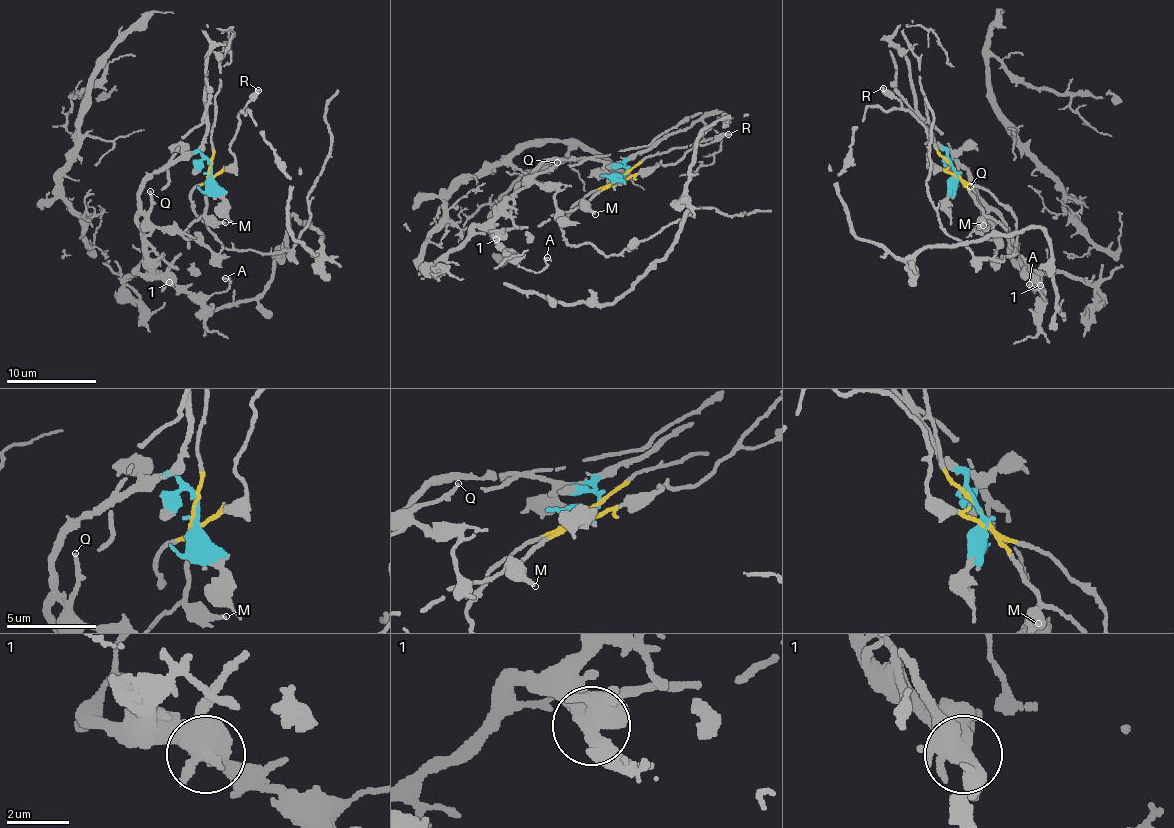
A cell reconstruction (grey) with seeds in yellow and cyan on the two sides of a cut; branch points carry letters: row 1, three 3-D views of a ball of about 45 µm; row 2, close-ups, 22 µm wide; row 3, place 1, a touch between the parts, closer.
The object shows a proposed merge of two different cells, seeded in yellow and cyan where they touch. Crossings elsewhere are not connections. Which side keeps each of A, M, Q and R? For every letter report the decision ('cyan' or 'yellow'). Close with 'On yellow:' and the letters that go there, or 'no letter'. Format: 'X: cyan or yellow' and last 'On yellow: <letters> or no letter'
A: cyan
M: yellow
Q: cyan
R: yellow
On yellow: M, R

